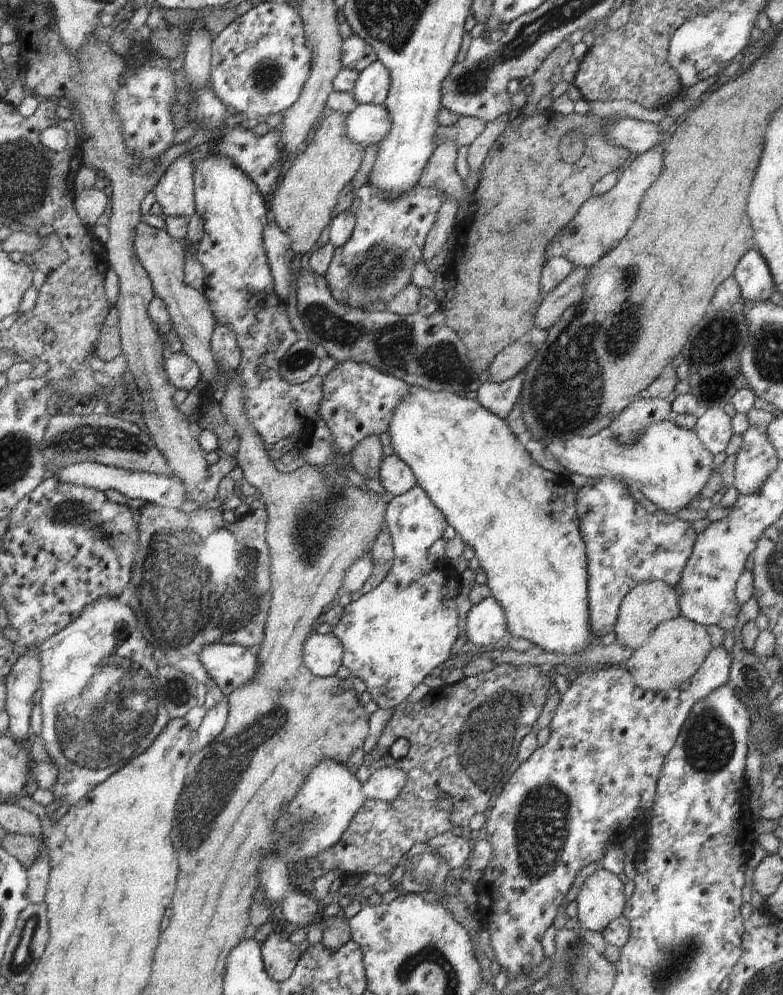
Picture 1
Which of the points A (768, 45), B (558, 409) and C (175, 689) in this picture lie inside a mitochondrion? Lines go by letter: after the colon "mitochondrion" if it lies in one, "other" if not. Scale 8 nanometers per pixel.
A: other
B: mitochondrion
C: mitochondrion

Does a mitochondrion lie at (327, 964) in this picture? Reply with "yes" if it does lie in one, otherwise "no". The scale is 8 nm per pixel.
no

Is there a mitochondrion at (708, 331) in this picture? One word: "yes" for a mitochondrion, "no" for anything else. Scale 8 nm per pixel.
no

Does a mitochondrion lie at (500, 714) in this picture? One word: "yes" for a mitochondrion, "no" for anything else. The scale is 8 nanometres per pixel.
yes

